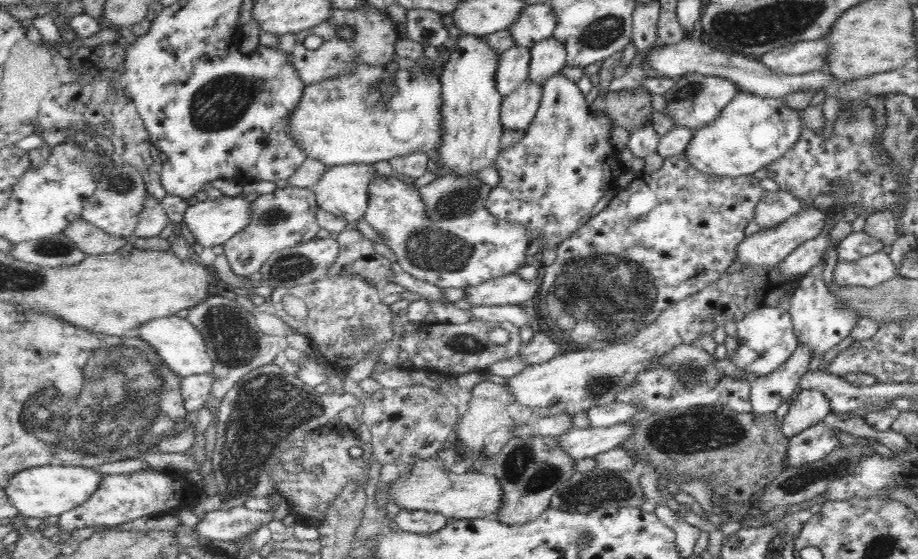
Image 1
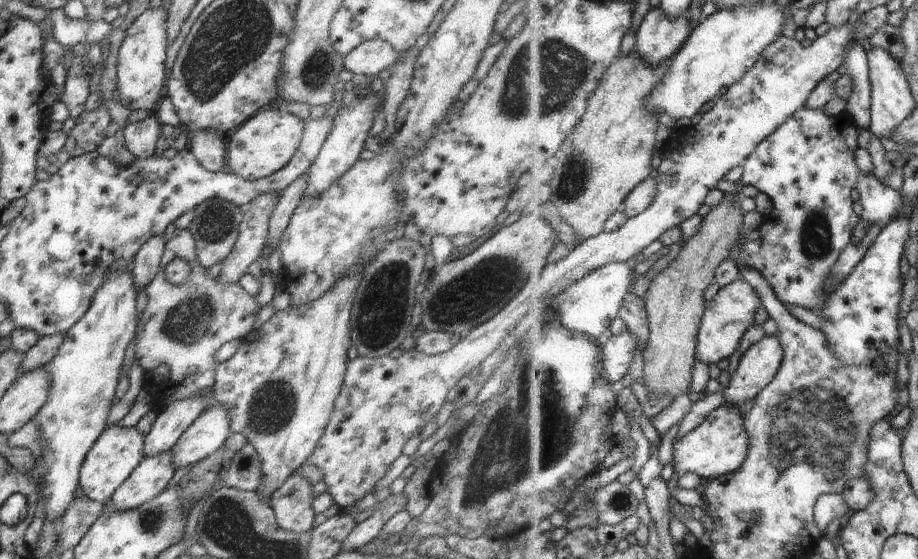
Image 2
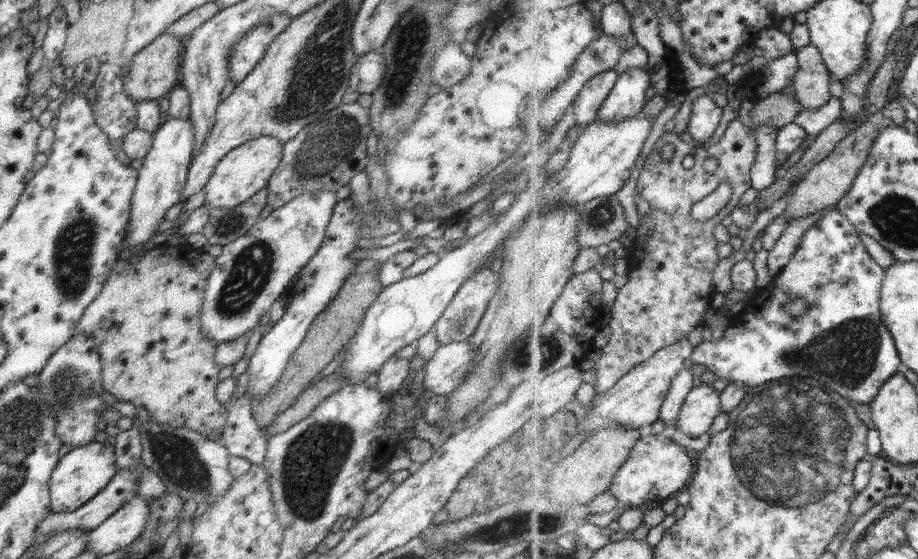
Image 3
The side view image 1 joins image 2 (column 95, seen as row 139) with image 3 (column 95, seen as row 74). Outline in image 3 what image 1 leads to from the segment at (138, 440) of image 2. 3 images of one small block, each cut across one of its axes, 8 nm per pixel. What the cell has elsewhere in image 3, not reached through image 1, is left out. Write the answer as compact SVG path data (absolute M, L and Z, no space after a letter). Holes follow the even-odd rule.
M92 441L61 453L49 480L50 510L54 513L72 512L94 498L117 473L114 446Z

